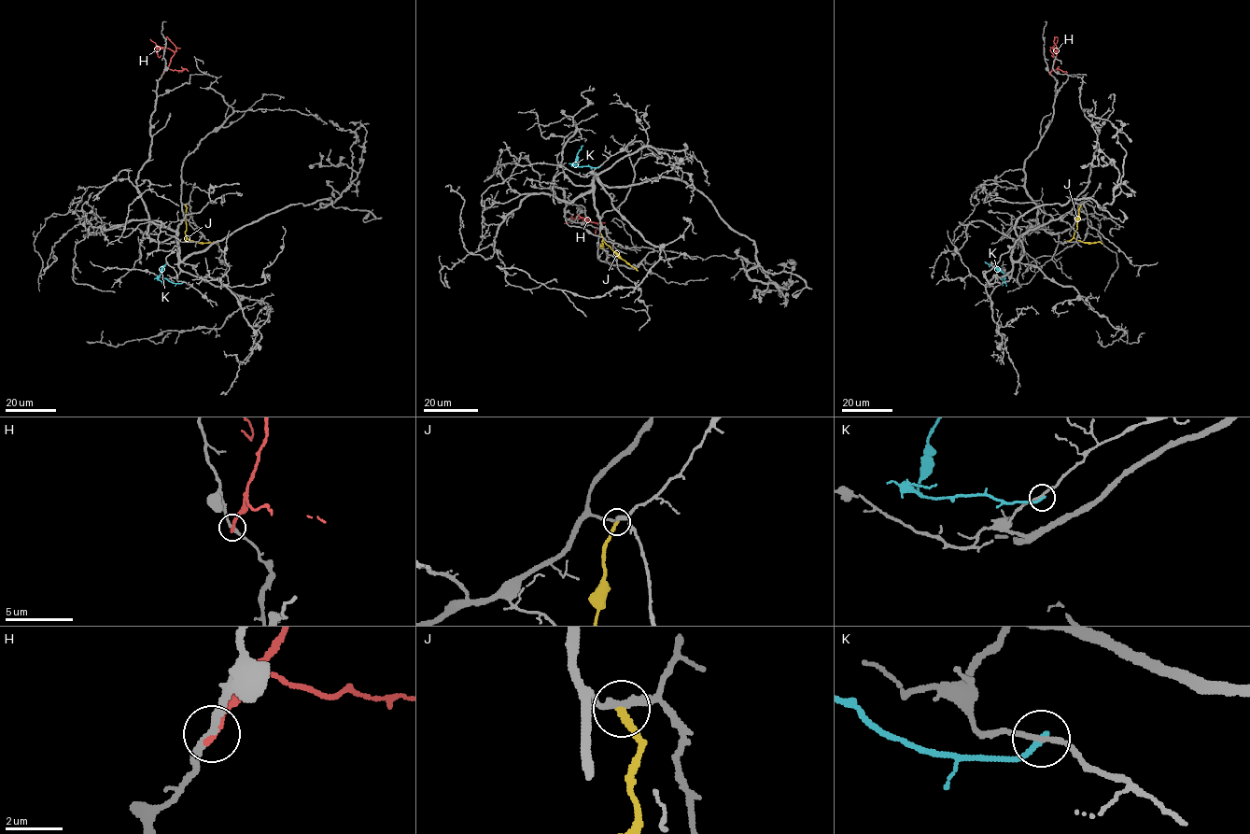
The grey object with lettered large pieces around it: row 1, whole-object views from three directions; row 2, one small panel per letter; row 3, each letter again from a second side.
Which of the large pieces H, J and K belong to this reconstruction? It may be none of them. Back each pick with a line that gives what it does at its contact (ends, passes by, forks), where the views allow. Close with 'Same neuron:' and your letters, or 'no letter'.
Same neuron: no letter

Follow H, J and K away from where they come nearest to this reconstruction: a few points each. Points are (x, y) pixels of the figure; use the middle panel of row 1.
H: (578, 215), (590, 221), (571, 216), (572, 219), (576, 217)
J: (601, 248), (603, 240), (638, 270)
K: (599, 166), (575, 165), (576, 157), (583, 146)

